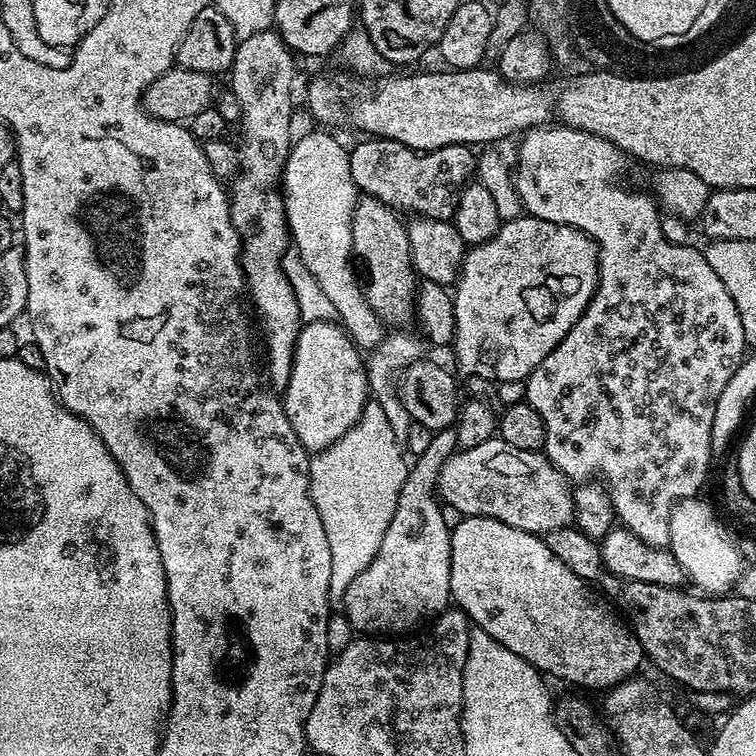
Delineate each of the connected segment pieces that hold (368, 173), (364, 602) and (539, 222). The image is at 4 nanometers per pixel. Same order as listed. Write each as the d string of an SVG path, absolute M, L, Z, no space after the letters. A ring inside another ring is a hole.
M364 138L356 149L353 147L348 153L350 178L354 178L357 189L363 195L378 198L401 213L435 220L452 220L455 217L458 190L473 179L477 171L477 157L467 144L451 144L433 152L418 152L402 142L379 138Z
M443 428L433 433L429 448L411 463L394 516L375 558L342 595L344 615L353 631L366 636L396 636L411 631L414 624L439 615L449 607L452 600L451 529L438 506L435 492L445 460L458 447L456 428Z
M521 214L514 217L513 220L503 221L498 234L494 234L494 238L481 244L471 245L465 251L464 261L454 285L454 299L456 301L454 349L456 348L456 360L460 363L461 370L468 376L486 378L493 382L499 382L501 385L503 385L502 383L508 384L511 380L517 380L517 382L527 380L531 372L538 366L538 362L542 362L542 358L546 358L546 354L550 354L550 350L554 350L554 346L558 346L558 342L562 342L562 338L566 338L566 334L572 329L574 322L578 322L578 318L584 313L586 306L596 293L598 281L600 281L600 253L596 251L595 242L586 234L582 234L570 226L546 222L542 218L534 218L527 214Z

